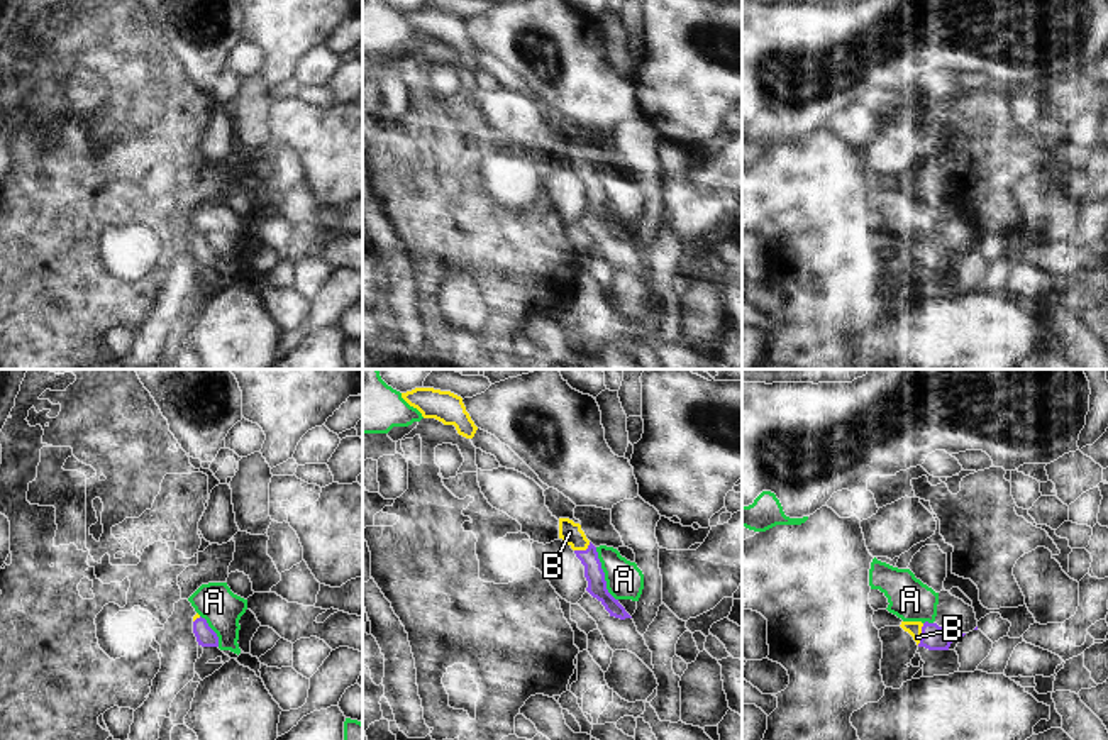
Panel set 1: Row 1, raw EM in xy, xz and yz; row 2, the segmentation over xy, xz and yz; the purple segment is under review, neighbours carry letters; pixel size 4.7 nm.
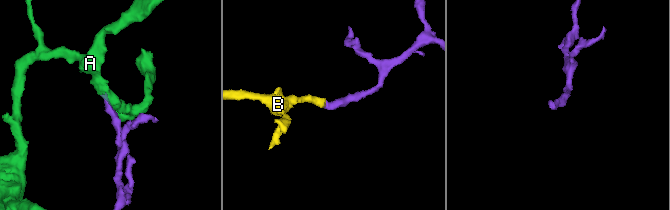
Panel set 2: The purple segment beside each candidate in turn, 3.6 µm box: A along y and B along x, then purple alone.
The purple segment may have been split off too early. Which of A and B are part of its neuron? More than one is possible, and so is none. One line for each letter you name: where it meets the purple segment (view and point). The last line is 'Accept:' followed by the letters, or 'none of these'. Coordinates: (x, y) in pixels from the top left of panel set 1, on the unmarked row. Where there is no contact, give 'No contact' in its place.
B: Touches purple at yz (922, 254)
Accept: B.

